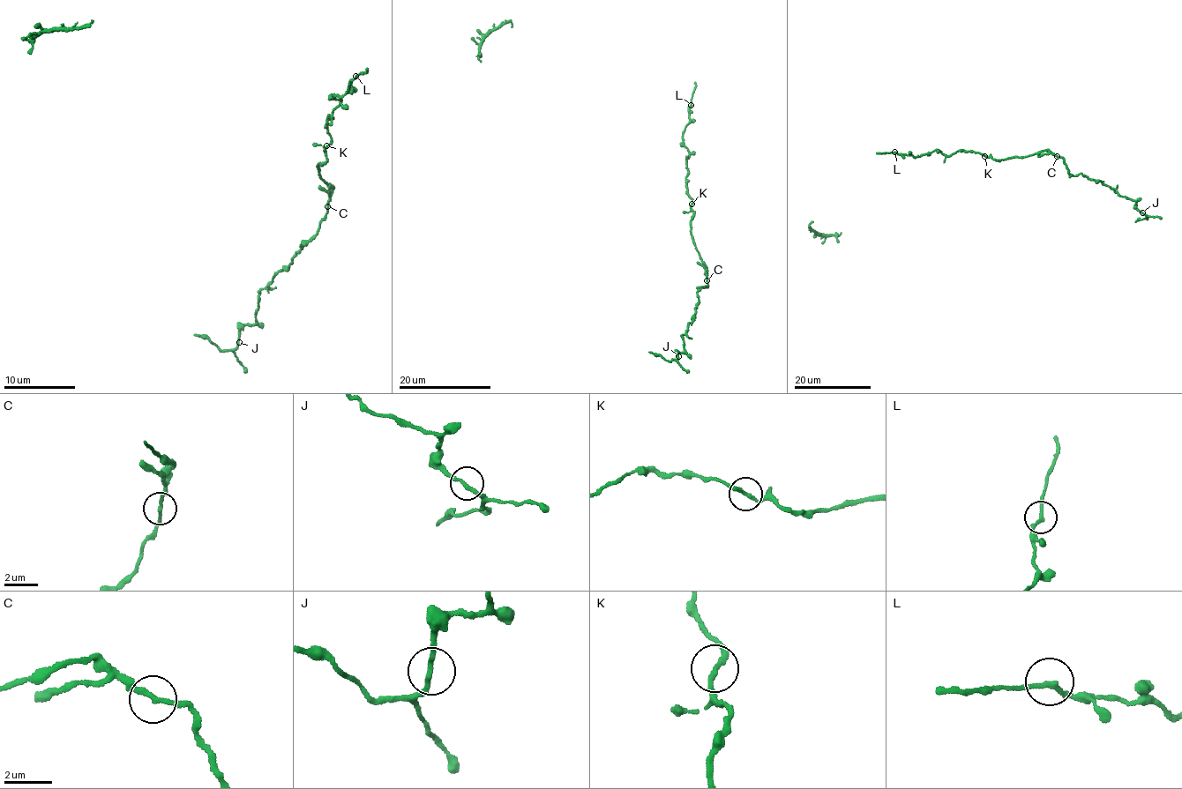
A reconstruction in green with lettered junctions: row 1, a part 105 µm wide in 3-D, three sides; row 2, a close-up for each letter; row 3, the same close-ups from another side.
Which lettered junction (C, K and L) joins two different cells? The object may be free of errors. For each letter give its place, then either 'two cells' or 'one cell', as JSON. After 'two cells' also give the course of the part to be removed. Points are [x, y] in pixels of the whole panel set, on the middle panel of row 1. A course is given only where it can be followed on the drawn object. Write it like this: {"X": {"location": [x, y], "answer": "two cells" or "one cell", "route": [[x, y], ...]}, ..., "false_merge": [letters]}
{"C": {"location": [706, 280], "answer": "two cells", "route": [[707, 280], [697, 293], [695, 320], [683, 338], [685, 353], [668, 361], [648, 352]]}, "K": {"location": [691, 204], "answer": "one cell"}, "L": {"location": [691, 105], "answer": "one cell"}, "false_merge": ["C"]}

